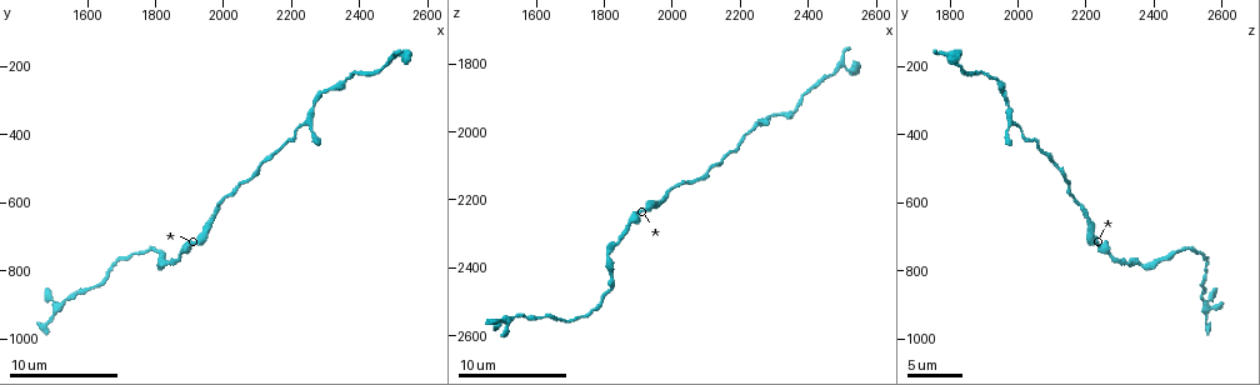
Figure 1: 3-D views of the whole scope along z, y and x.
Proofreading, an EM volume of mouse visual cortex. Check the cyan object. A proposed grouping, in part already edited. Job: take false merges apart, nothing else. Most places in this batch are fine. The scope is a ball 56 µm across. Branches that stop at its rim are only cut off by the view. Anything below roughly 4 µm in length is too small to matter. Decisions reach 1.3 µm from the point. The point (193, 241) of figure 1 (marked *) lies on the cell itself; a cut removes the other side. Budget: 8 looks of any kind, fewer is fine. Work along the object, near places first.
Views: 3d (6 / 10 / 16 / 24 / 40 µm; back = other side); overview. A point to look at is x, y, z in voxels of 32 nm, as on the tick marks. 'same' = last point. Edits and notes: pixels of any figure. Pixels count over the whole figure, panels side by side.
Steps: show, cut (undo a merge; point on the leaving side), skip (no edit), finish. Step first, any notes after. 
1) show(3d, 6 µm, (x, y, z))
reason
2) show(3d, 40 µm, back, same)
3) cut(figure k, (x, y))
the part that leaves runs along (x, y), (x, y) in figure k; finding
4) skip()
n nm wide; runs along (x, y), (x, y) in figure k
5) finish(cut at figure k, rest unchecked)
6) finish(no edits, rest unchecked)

show(3d, 10 µm, (1820, 760, 2440))
sudden change in width

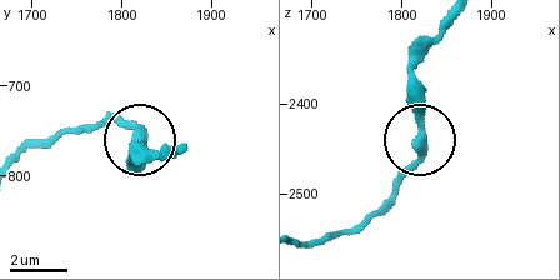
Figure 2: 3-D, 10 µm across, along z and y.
skip()
runs along (450, 26), (416, 70), (421, 149), (395, 189) in figure 2; continuous, no second cell

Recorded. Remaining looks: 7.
show(3d, 16 µm, (1620, 850, 2550))
a narrow waist

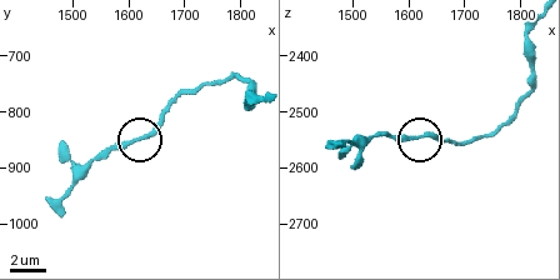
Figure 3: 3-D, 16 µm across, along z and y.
skip()
runs along (539, 21), (530, 93), (496, 129), (461, 141), (378, 133) in figure 3; one cell here

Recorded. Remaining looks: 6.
show(3d, 10 µm, (2260, 320, 1960))
a narrow waist

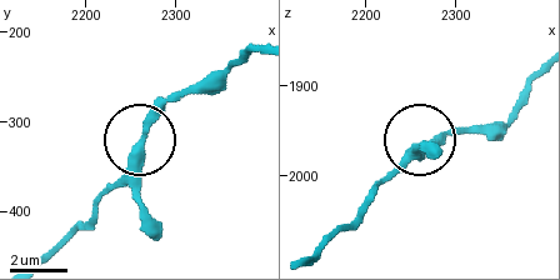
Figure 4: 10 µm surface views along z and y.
show(3d, 6 µm, same)

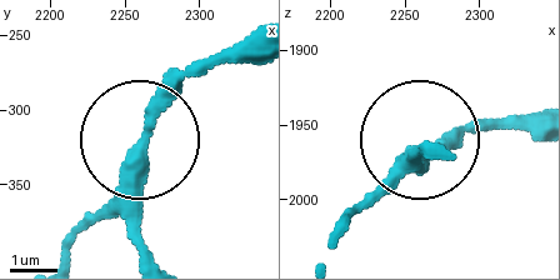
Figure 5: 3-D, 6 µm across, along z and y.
skip()
310 nm wide; all the same cell

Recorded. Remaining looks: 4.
show(3d, 6 µm, (2360, 230, 1930))
sudden change in width

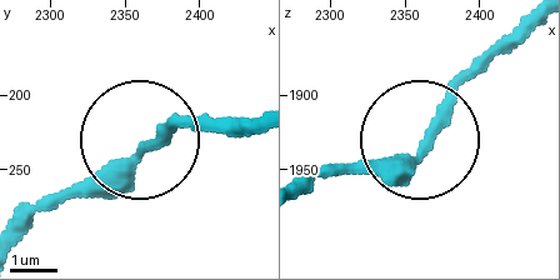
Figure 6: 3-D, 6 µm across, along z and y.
cut(figure 6, (205, 125))
250 nm wide; the part that leaves runs along (164, 141), (196, 121), (256, 121) in figure 6; a second cell is stuck on

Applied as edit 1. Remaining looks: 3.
finish(cut at figure 6, rest unchecked)

